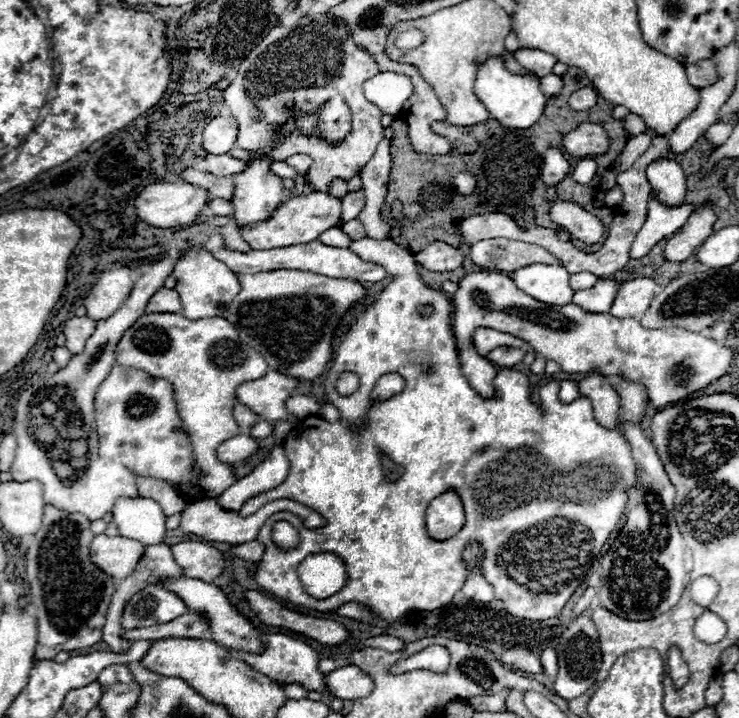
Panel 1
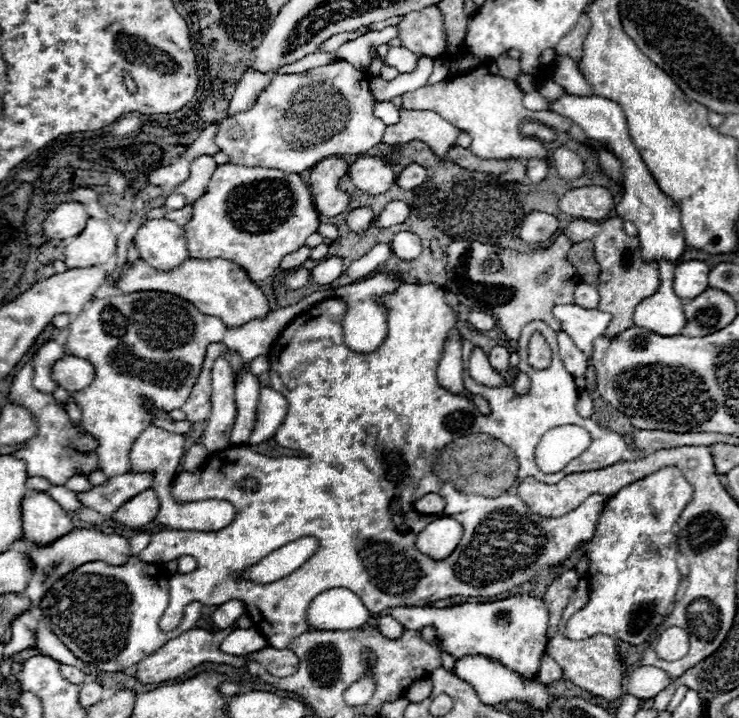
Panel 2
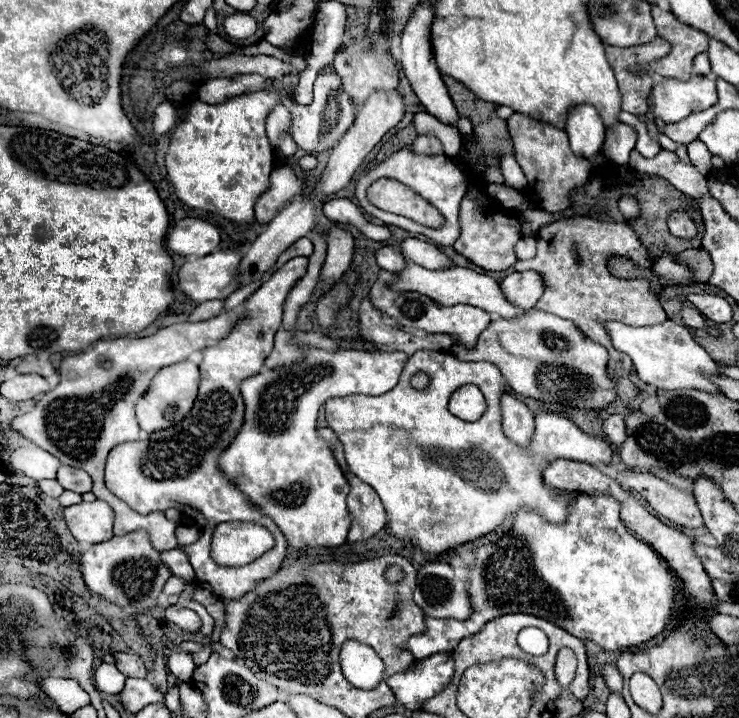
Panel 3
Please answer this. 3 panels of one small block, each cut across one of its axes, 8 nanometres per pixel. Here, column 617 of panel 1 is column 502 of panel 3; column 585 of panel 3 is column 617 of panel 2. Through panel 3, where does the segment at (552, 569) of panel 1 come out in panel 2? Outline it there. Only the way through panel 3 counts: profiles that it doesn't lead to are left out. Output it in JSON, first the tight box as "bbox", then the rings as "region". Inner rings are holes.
{"bbox":[138,284,626,648],"region":[[[402,284],[396,292],[384,296],[384,306],[388,310],[388,336],[370,354],[358,354],[352,352],[344,344],[344,302],[342,300],[326,300],[318,306],[310,308],[308,312],[302,312],[296,316],[288,328],[278,336],[274,342],[268,358],[270,358],[270,370],[282,380],[282,384],[270,384],[276,392],[280,392],[288,400],[288,414],[282,422],[282,426],[276,430],[273,438],[284,448],[294,448],[302,452],[306,460],[300,458],[266,458],[262,454],[256,454],[248,446],[228,446],[224,450],[218,450],[208,456],[206,464],[198,474],[190,472],[178,472],[172,482],[172,496],[178,502],[190,502],[190,500],[208,500],[218,498],[234,504],[236,518],[230,526],[218,530],[218,532],[196,532],[196,530],[176,530],[168,532],[162,530],[152,536],[150,544],[144,548],[144,552],[138,554],[140,560],[148,560],[154,564],[166,564],[170,560],[178,560],[180,556],[194,556],[198,560],[198,568],[190,574],[174,574],[170,578],[170,604],[160,620],[162,630],[174,630],[182,618],[184,608],[190,602],[204,602],[206,606],[216,604],[220,606],[228,598],[238,598],[246,604],[248,616],[252,618],[252,624],[256,630],[264,634],[270,646],[274,648],[288,648],[290,640],[294,636],[300,636],[302,632],[308,632],[306,624],[306,610],[314,596],[330,590],[330,588],[348,588],[354,594],[362,598],[366,608],[376,614],[382,612],[388,606],[428,606],[430,602],[438,602],[450,596],[498,596],[502,592],[510,592],[512,588],[532,580],[538,570],[558,566],[564,560],[570,558],[572,552],[576,552],[582,544],[590,542],[600,514],[604,512],[606,502],[610,496],[592,494],[584,504],[580,504],[576,510],[568,512],[560,518],[544,518],[540,514],[534,514],[516,494],[516,484],[504,492],[504,496],[498,496],[496,500],[480,498],[480,496],[466,496],[462,492],[440,492],[442,482],[434,474],[434,458],[452,440],[466,436],[466,434],[490,434],[496,436],[500,442],[508,444],[520,462],[518,466],[518,480],[532,476],[540,482],[558,482],[568,474],[574,472],[586,472],[586,470],[600,470],[606,466],[612,466],[622,460],[622,454],[626,450],[626,442],[622,434],[602,428],[594,420],[584,420],[576,412],[578,402],[578,388],[574,384],[574,376],[566,372],[560,356],[558,356],[558,342],[556,332],[546,326],[544,322],[530,322],[522,328],[522,336],[517,341],[517,353],[520,356],[519,370],[528,374],[530,378],[530,390],[524,396],[516,396],[514,388],[510,384],[488,388],[484,384],[478,384],[472,380],[468,372],[468,360],[474,350],[474,344],[470,340],[464,340],[462,344],[462,360],[464,360],[464,384],[474,394],[482,394],[492,408],[490,416],[482,416],[476,406],[460,394],[452,394],[444,390],[436,380],[436,368],[442,356],[442,344],[446,338],[446,332],[456,324],[456,312],[444,302],[444,290],[438,284]],[[534,332],[540,332],[550,350],[552,350],[552,362],[544,370],[536,370],[528,364],[528,342]],[[564,424],[578,424],[586,428],[592,436],[592,444],[584,454],[580,454],[572,464],[568,464],[564,470],[556,474],[542,474],[534,464],[534,450],[550,428],[564,426]],[[344,432],[364,432],[364,440],[368,444],[360,444],[360,436],[344,436]],[[252,478],[258,482],[256,490],[244,490],[240,486],[242,480]],[[436,492],[446,498],[446,512],[442,516],[454,516],[464,526],[464,536],[460,544],[456,546],[454,554],[450,554],[444,560],[432,560],[430,556],[416,550],[416,534],[432,520],[436,520],[436,514],[420,514],[414,508],[414,502],[420,500],[424,494]],[[300,536],[316,536],[320,540],[318,556],[312,556],[308,560],[306,570],[292,572],[292,576],[286,576],[284,580],[276,580],[272,584],[250,584],[250,580],[242,578],[242,572],[256,562],[260,562],[270,552],[282,548],[284,544],[298,540]]]}

